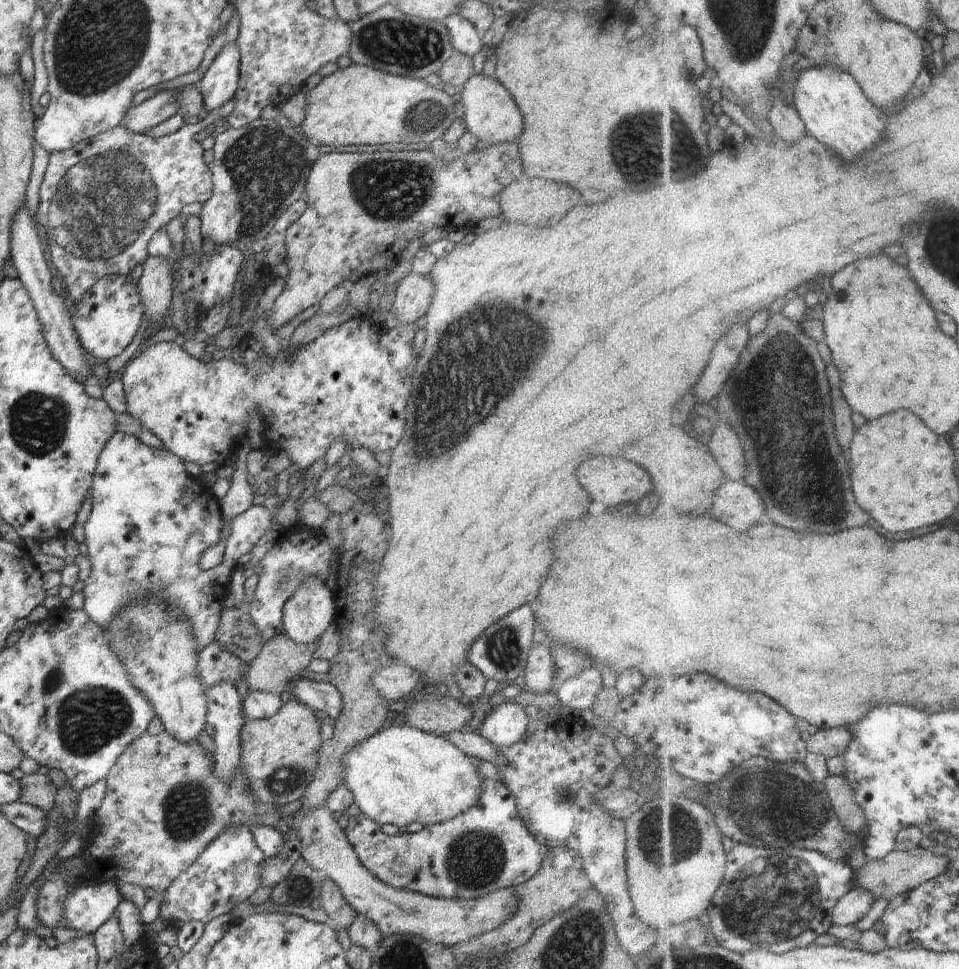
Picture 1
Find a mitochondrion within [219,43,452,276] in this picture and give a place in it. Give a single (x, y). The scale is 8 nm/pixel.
(395, 191)

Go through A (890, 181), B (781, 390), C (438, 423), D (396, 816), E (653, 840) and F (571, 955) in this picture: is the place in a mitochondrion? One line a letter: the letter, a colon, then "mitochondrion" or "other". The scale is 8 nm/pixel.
A: other
B: mitochondrion
C: mitochondrion
D: other
E: mitochondrion
F: mitochondrion

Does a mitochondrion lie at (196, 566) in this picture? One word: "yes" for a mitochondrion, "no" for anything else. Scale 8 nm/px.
no

